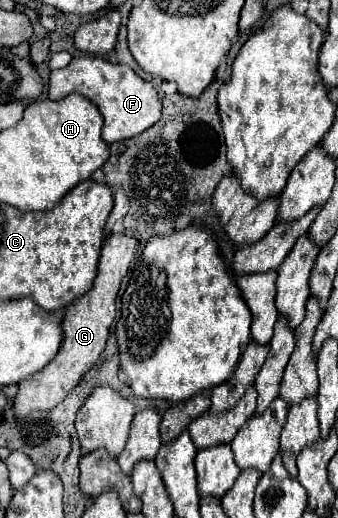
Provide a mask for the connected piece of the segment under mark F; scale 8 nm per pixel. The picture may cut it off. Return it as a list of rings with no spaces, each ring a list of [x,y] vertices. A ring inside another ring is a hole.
[[[74,57],[68,67],[50,73],[50,99],[60,101],[72,93],[84,95],[100,109],[104,117],[102,139],[108,145],[144,133],[162,115],[162,103],[152,83],[140,79],[128,65],[114,65],[110,61],[104,61],[102,57]]]

